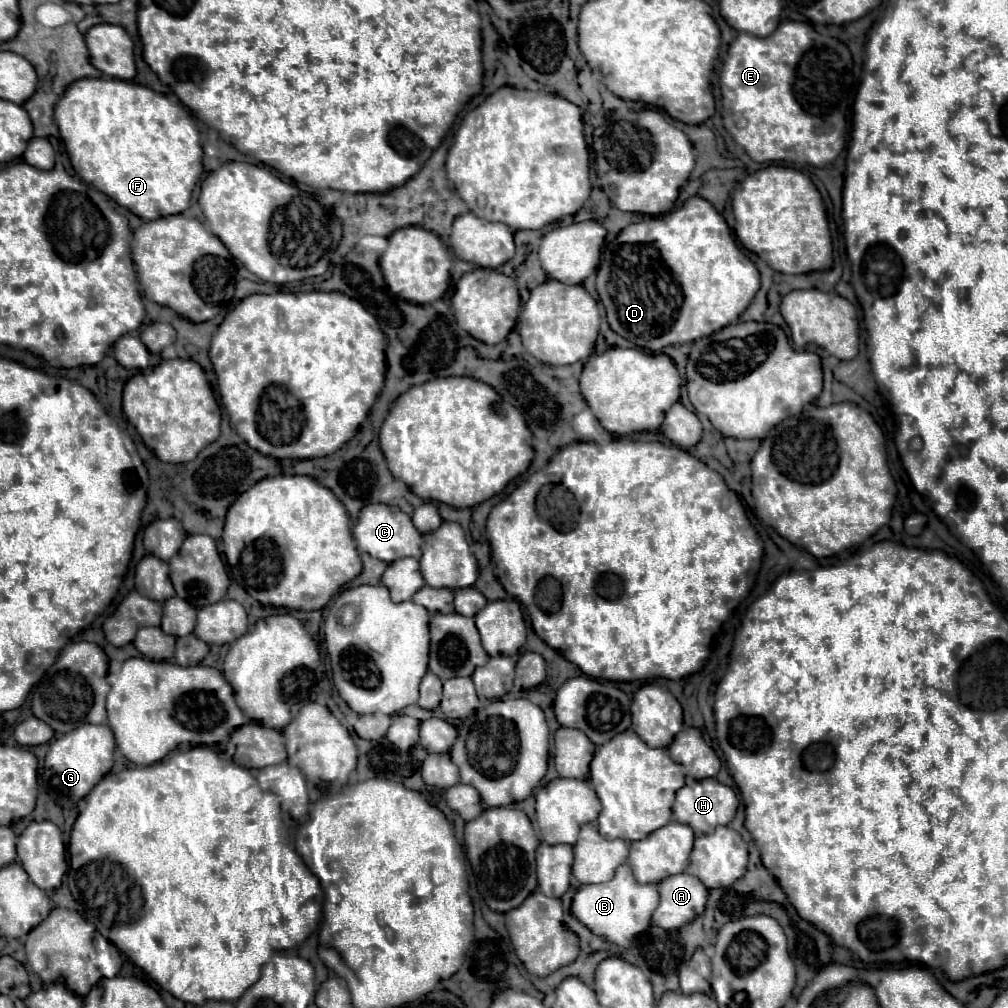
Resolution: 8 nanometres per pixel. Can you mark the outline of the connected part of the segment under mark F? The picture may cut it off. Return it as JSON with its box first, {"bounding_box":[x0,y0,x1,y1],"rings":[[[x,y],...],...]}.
{"bounding_box":[55,78,203,220],"rings":[[[81,78],[77,82],[73,82],[63,98],[57,102],[55,106],[55,120],[57,120],[57,126],[59,126],[59,132],[61,132],[61,138],[65,142],[65,148],[67,148],[67,154],[69,154],[69,160],[71,160],[71,166],[73,170],[87,182],[87,184],[93,184],[99,192],[103,192],[105,196],[113,198],[117,204],[125,206],[127,210],[131,210],[135,216],[143,218],[143,220],[157,220],[157,218],[163,218],[163,216],[171,216],[171,214],[181,214],[183,210],[189,208],[189,202],[191,202],[191,194],[193,194],[193,188],[203,172],[203,148],[199,144],[199,132],[189,116],[189,112],[185,110],[185,106],[177,104],[177,102],[171,102],[167,96],[147,88],[147,86],[141,86],[141,84],[133,84],[133,82],[125,82],[125,80],[117,80],[117,78],[109,78],[109,80],[103,80],[103,78]]]}

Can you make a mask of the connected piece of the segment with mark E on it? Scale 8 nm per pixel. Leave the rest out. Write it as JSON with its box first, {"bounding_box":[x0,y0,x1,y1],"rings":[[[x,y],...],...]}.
{"bounding_box":[721,20,857,168],"rings":[[[785,20],[771,36],[757,38],[739,34],[729,46],[721,72],[723,124],[755,162],[777,160],[825,168],[845,146],[845,112],[853,104],[855,92],[857,86],[849,48],[837,38],[817,34],[805,22]]]}

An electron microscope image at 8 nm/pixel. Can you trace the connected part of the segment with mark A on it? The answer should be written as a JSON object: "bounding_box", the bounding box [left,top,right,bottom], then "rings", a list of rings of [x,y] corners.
{"bounding_box":[653,872,709,930],"rings":[[[681,872],[659,882],[661,902],[653,912],[653,924],[665,930],[693,922],[705,910],[709,890],[695,876]]]}

